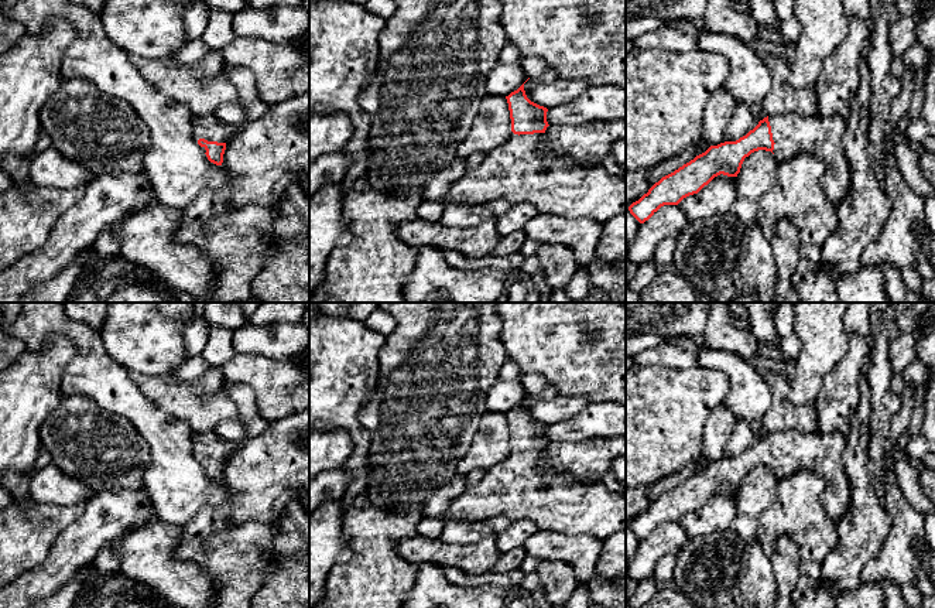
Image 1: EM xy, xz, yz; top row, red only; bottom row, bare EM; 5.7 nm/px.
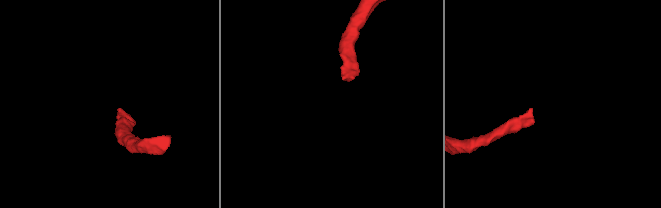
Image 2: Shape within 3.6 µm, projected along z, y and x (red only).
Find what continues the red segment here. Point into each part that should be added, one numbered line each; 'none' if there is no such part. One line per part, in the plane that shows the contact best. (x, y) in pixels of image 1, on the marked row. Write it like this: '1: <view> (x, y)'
1: yz (793, 133)

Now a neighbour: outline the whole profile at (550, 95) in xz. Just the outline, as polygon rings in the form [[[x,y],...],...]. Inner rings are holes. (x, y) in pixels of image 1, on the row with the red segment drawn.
[[[528,79],[524,83],[527,98],[547,109],[561,106],[579,98],[592,85],[580,79],[556,79],[551,83]]]

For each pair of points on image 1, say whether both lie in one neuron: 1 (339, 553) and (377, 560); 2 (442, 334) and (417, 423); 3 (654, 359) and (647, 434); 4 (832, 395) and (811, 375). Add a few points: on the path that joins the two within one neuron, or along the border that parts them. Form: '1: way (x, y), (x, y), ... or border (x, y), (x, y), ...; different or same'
1: border (343, 522), (350, 554), (331, 570), (328, 579); different
2: way (442, 357), (435, 368), (428, 400); same
3: border (640, 365), (687, 368); different
4: border (842, 358), (825, 376), (819, 395), (812, 405); different

